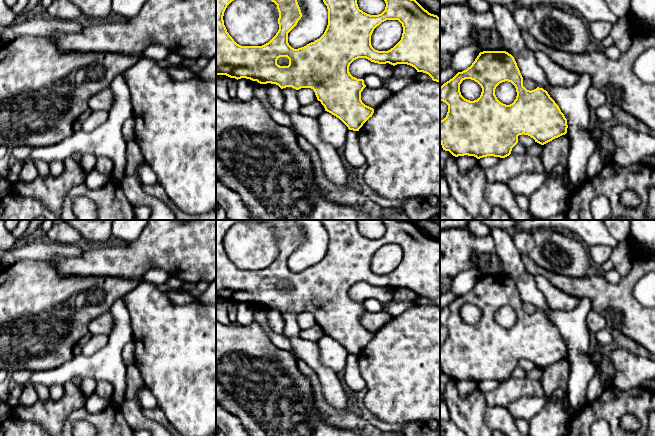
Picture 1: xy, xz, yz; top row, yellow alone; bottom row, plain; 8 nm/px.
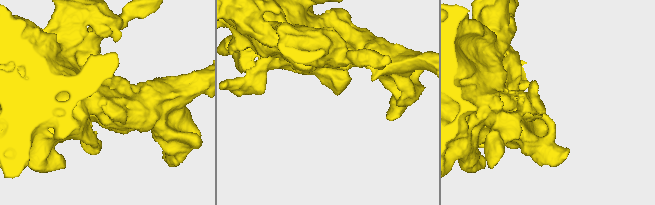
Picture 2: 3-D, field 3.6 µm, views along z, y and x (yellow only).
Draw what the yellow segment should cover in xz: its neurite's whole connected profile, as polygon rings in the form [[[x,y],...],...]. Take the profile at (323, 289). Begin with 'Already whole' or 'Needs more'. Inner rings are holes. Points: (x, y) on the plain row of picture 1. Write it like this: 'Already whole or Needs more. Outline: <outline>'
Already whole. Outline: [[[216,220],[216,299],[226,299],[230,302],[246,302],[260,308],[276,308],[281,313],[292,311],[296,314],[311,312],[317,324],[324,330],[325,335],[339,342],[349,354],[359,355],[363,348],[372,341],[374,333],[365,329],[361,324],[361,316],[366,311],[363,303],[353,301],[349,296],[350,288],[358,282],[366,282],[378,288],[389,287],[407,288],[417,296],[428,298],[433,305],[440,307],[440,242],[425,234],[416,223],[399,222],[398,220],[381,220],[385,227],[385,234],[378,239],[370,239],[359,233],[358,220],[320,220],[328,233],[328,249],[324,258],[314,266],[304,271],[294,273],[288,267],[288,257],[297,249],[302,241],[297,220]],[[236,223],[271,224],[277,229],[279,236],[279,254],[276,259],[262,270],[241,270],[229,259],[224,249],[224,236],[227,230]],[[386,244],[398,244],[403,251],[401,264],[388,275],[375,274],[371,269],[371,259],[374,253]],[[280,281],[289,283],[288,290],[280,290],[277,284]]]

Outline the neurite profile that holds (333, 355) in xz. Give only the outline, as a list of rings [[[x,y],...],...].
[[[325,335],[317,341],[321,363],[336,374],[345,370],[348,351],[336,340]]]

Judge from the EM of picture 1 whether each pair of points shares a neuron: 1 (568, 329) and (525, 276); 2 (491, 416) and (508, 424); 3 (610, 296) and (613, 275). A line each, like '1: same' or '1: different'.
1: same
2: same
3: different

